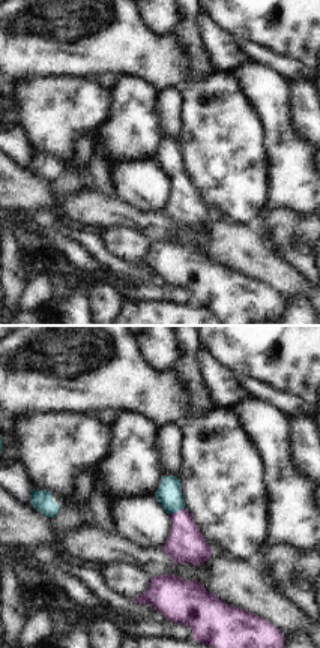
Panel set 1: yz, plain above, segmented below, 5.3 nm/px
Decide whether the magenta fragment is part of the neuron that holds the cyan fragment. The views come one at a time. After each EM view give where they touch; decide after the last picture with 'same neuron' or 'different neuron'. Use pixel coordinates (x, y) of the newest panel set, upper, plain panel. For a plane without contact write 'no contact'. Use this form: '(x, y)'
(176, 174)

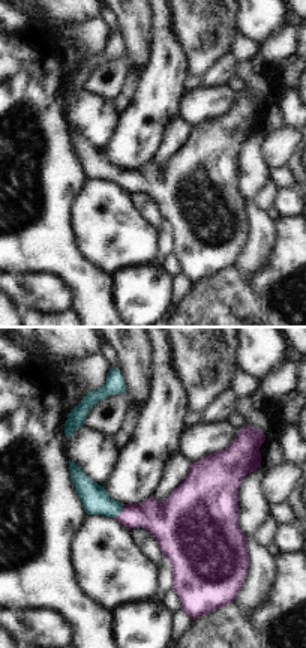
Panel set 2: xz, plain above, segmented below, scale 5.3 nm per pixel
(120, 176)

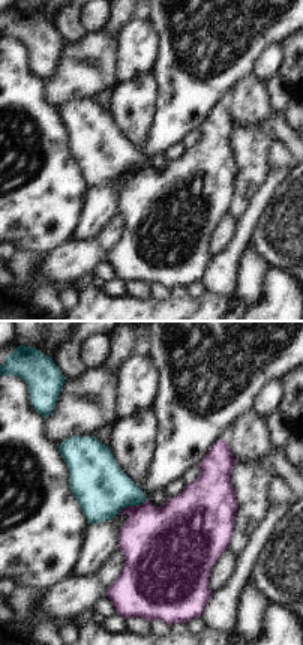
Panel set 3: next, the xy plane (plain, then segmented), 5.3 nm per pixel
(131, 168)

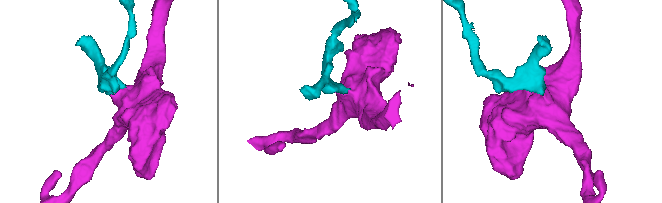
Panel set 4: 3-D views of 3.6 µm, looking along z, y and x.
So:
same neuron

